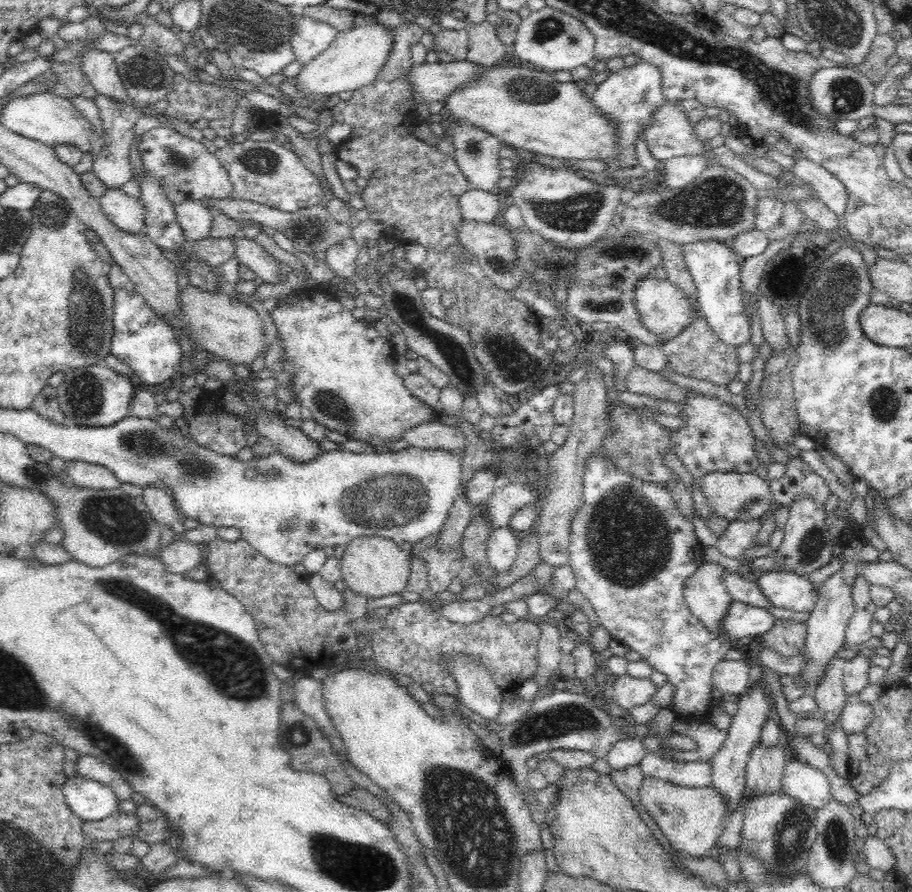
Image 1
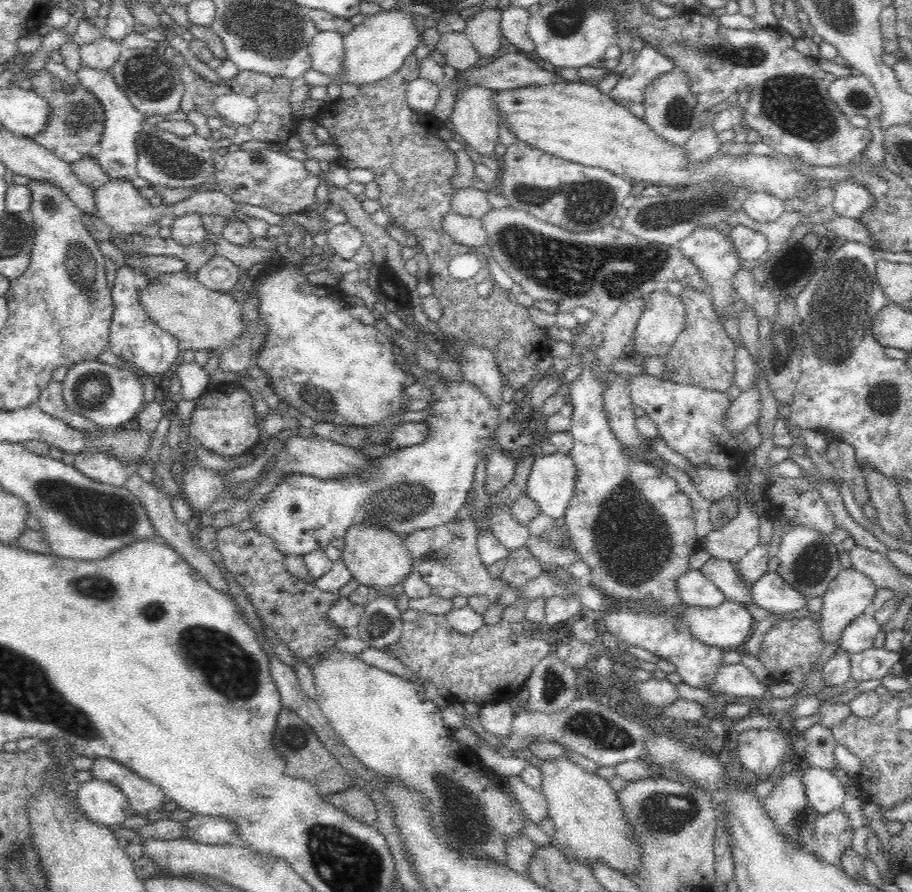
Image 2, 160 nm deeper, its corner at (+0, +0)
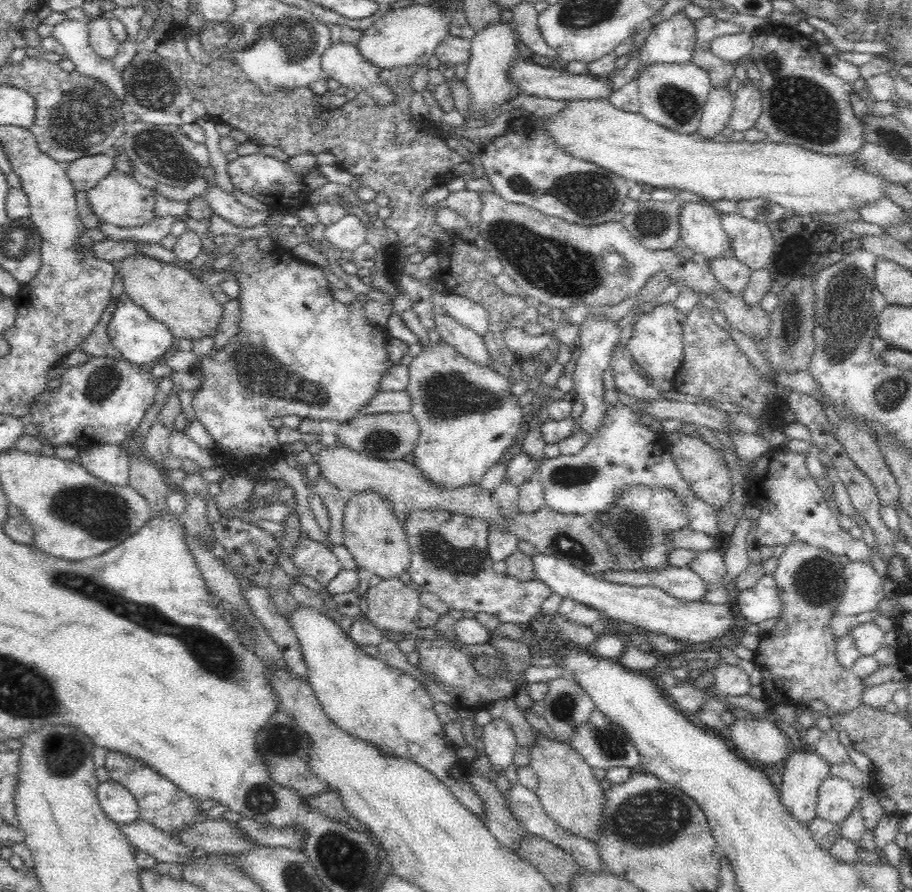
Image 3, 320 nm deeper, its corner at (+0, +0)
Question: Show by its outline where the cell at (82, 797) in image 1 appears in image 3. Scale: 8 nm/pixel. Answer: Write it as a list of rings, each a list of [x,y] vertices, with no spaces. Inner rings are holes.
[[[112,780],[101,782],[97,795],[102,810],[116,824],[127,825],[139,818],[139,802],[123,784]]]

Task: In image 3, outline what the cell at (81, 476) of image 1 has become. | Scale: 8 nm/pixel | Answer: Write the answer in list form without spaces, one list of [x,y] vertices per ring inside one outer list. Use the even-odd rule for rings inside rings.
[[[105,444],[79,451],[78,460],[92,476],[106,484],[126,486],[129,484],[129,464],[121,445]]]

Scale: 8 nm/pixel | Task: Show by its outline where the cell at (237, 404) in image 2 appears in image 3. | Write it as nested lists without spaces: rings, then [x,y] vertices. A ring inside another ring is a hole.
[[[247,239],[238,243],[234,248],[235,253],[233,260],[228,270],[234,276],[234,280],[239,285],[239,294],[237,300],[239,303],[240,315],[237,324],[237,332],[228,340],[223,347],[213,347],[206,354],[201,356],[201,361],[198,363],[198,370],[194,372],[194,376],[201,376],[202,381],[196,390],[192,391],[191,405],[198,420],[202,426],[208,430],[208,434],[215,440],[215,446],[220,448],[220,452],[224,456],[230,456],[238,464],[244,464],[245,475],[252,481],[257,482],[255,472],[255,464],[267,463],[272,459],[279,460],[284,458],[285,453],[282,449],[282,444],[277,439],[277,429],[272,425],[273,418],[283,418],[284,416],[299,416],[300,418],[309,418],[310,420],[336,420],[337,422],[344,422],[344,420],[351,420],[357,417],[364,404],[378,392],[378,383],[381,382],[382,377],[386,374],[386,370],[392,366],[392,362],[388,359],[386,348],[384,344],[388,340],[386,335],[378,334],[372,324],[365,315],[365,303],[357,299],[350,304],[338,302],[333,297],[331,288],[329,287],[329,280],[326,279],[326,273],[323,268],[314,264],[306,263],[299,260],[293,254],[288,257],[277,256],[273,250],[261,249],[258,239]]]

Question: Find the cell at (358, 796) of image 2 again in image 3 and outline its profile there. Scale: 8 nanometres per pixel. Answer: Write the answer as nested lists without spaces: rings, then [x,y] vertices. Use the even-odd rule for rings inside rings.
[[[328,790],[314,796],[304,797],[302,803],[306,805],[308,811],[318,811],[326,816],[326,819],[343,824],[354,831],[367,833],[366,827],[344,809],[344,805],[340,802],[340,795],[336,791]]]

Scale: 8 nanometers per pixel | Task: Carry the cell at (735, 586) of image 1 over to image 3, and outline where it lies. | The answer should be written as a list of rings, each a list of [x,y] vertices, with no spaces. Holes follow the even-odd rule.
[[[723,551],[696,552],[696,558],[686,565],[696,575],[699,575],[710,590],[721,587],[721,581],[725,576],[725,563]]]

